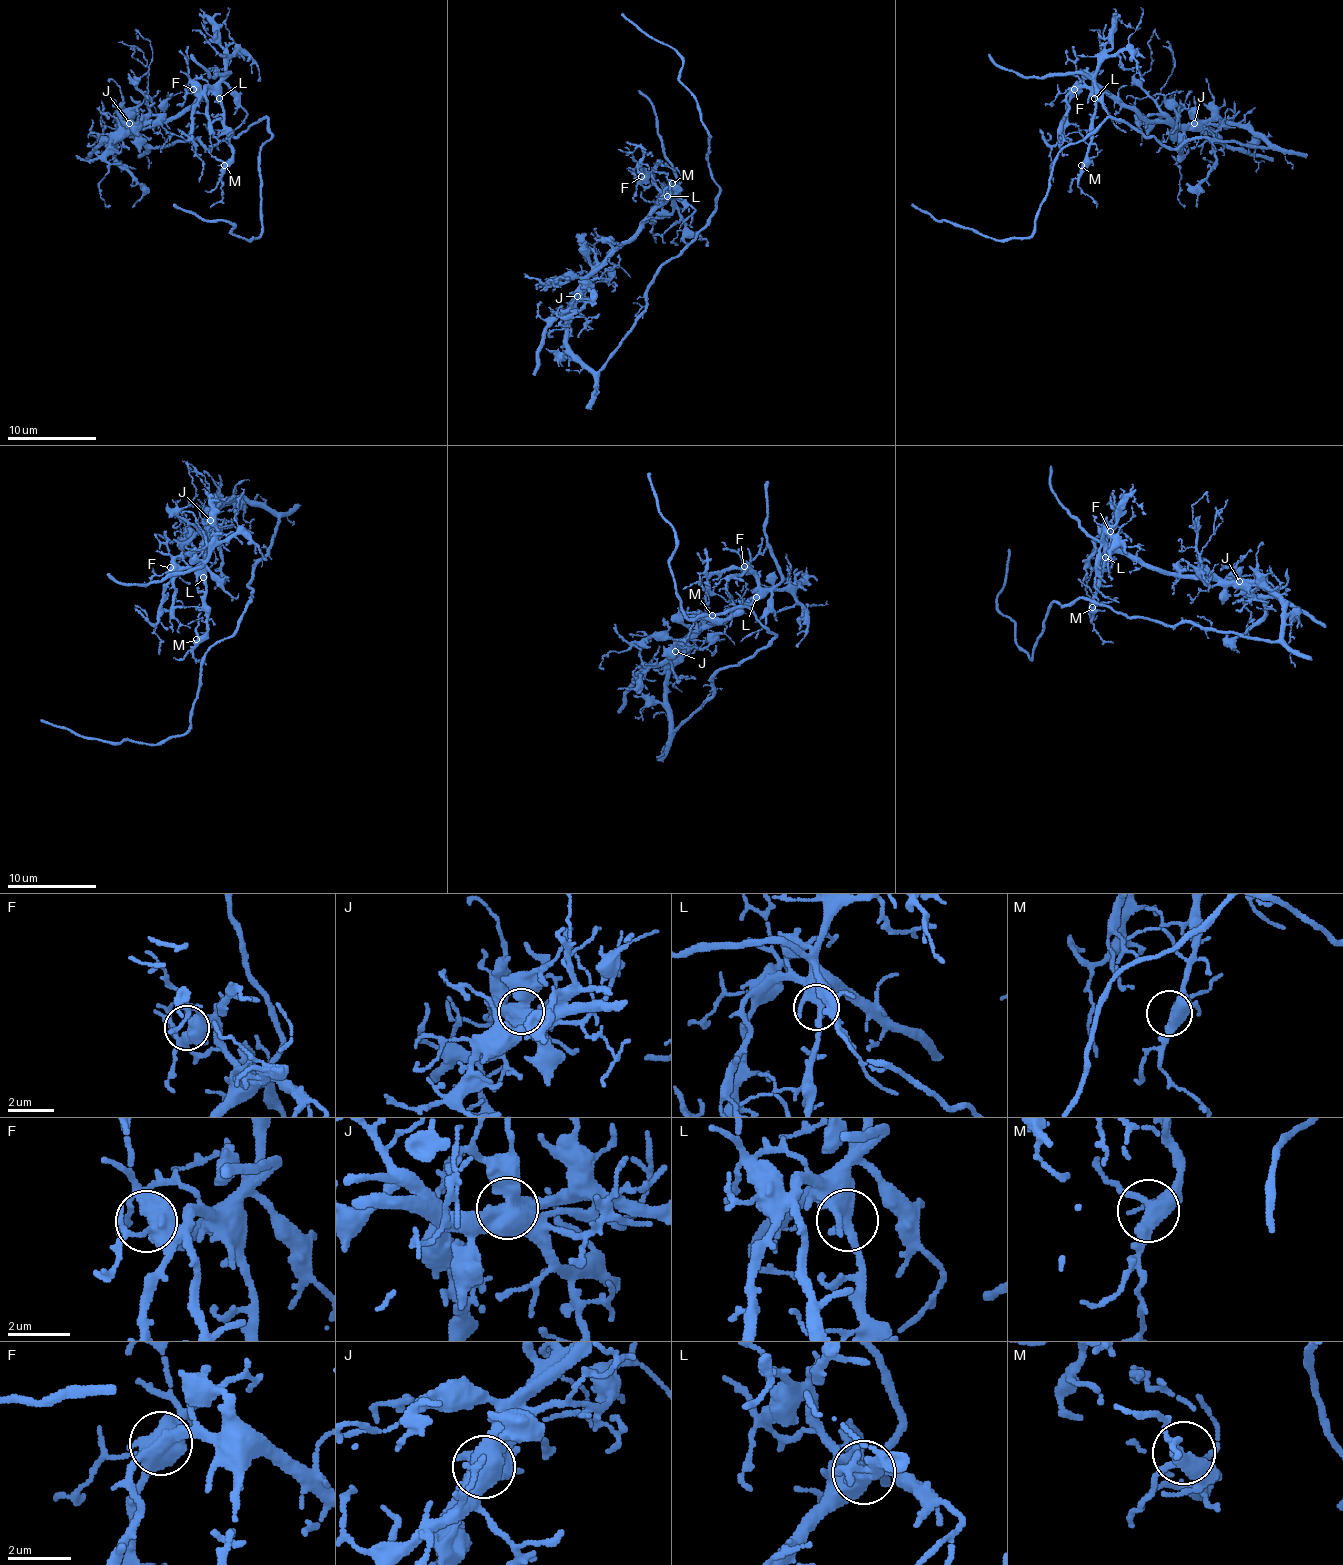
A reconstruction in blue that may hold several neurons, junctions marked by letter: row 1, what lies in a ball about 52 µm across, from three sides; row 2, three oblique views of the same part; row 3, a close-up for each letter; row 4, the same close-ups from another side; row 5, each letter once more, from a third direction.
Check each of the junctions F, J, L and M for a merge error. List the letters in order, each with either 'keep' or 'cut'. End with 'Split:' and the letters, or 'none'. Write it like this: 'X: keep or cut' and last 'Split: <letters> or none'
F: keep
J: cut
L: keep
M: keep
Split: J

